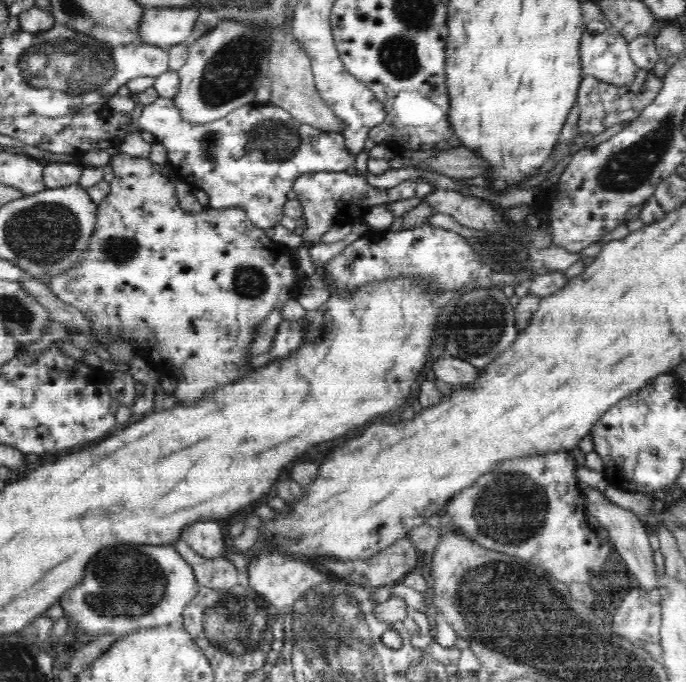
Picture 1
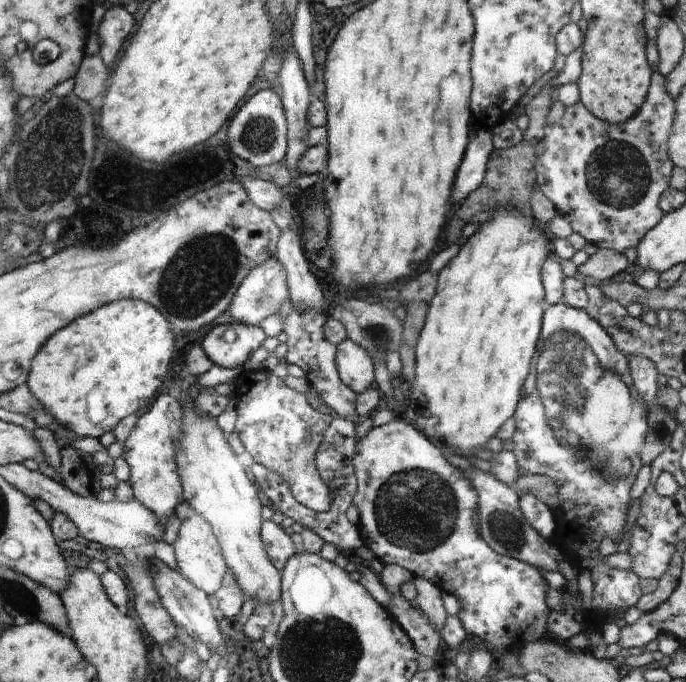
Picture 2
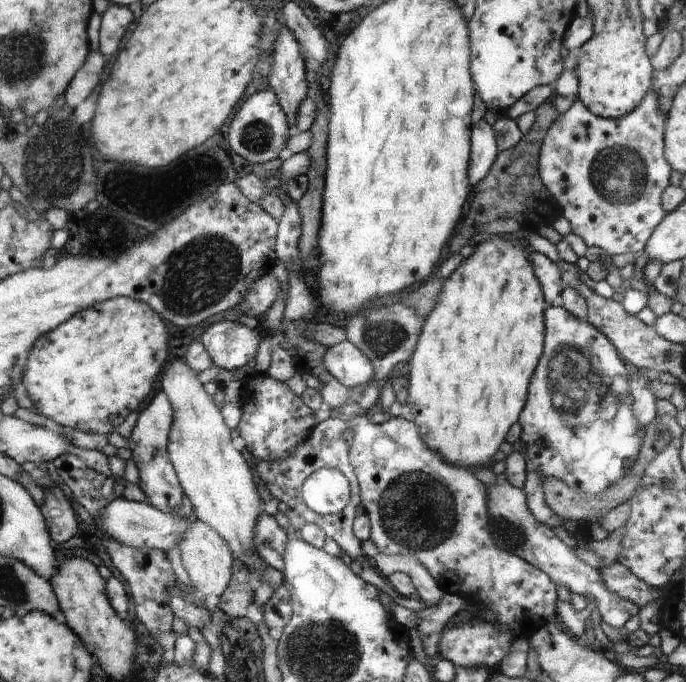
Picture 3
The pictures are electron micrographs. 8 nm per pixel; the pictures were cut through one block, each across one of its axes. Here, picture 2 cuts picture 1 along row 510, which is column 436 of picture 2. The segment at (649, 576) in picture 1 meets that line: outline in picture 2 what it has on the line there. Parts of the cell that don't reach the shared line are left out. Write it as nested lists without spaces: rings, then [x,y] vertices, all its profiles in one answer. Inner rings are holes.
[[[411,577],[416,587],[414,604],[418,606],[424,617],[433,624],[433,628],[441,634],[446,622],[446,609],[442,602],[442,591],[424,577]]]

